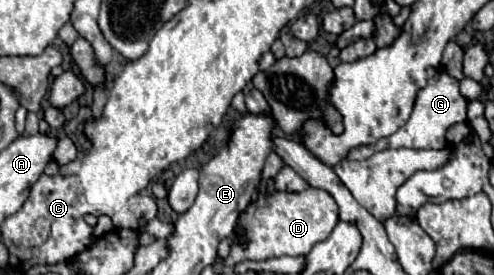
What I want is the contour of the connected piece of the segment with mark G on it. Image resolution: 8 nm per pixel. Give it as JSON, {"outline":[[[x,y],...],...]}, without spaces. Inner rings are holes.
{"outline":[[[437,73],[433,79],[429,79],[433,83],[429,83],[427,87],[423,87],[417,93],[415,99],[415,107],[413,113],[409,117],[409,121],[391,137],[382,138],[379,144],[361,146],[354,149],[354,160],[362,161],[373,155],[377,147],[380,149],[384,146],[384,150],[389,147],[413,147],[413,149],[445,149],[447,147],[447,139],[445,133],[451,125],[467,121],[467,99],[459,93],[459,81],[449,77],[447,73]]]}

